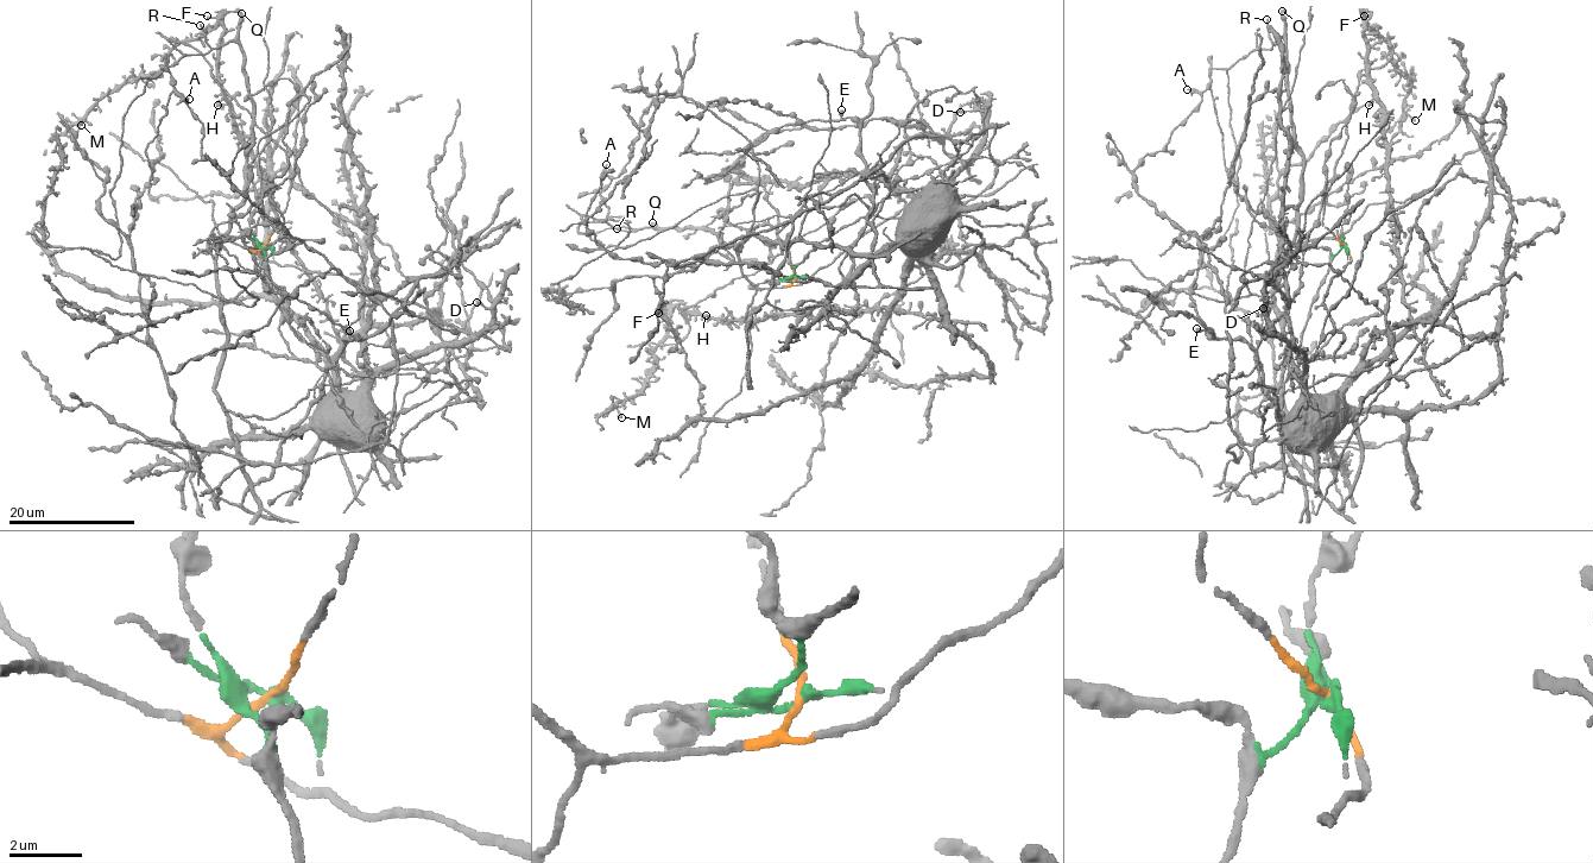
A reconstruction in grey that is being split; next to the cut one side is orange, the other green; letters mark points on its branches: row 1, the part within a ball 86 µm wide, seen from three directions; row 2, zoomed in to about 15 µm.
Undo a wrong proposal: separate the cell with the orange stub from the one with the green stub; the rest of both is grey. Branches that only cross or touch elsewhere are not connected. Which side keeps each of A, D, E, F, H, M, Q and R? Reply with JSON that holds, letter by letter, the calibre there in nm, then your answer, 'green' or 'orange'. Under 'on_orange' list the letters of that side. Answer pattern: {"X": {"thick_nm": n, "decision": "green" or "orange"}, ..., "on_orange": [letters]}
{"A": {"thick_nm": 170, "decision": "green"}, "D": {"thick_nm": 320, "decision": "green"}, "E": {"thick_nm": 480, "decision": "green"}, "F": {"thick_nm": 240, "decision": "orange"}, "H": {"thick_nm": 420, "decision": "orange"}, "M": {"thick_nm": 340, "decision": "orange"}, "Q": {"thick_nm": 480, "decision": "orange"}, "R": {"thick_nm": 180, "decision": "orange"}, "on_orange": ["F", "H", "M", "Q", "R"]}

